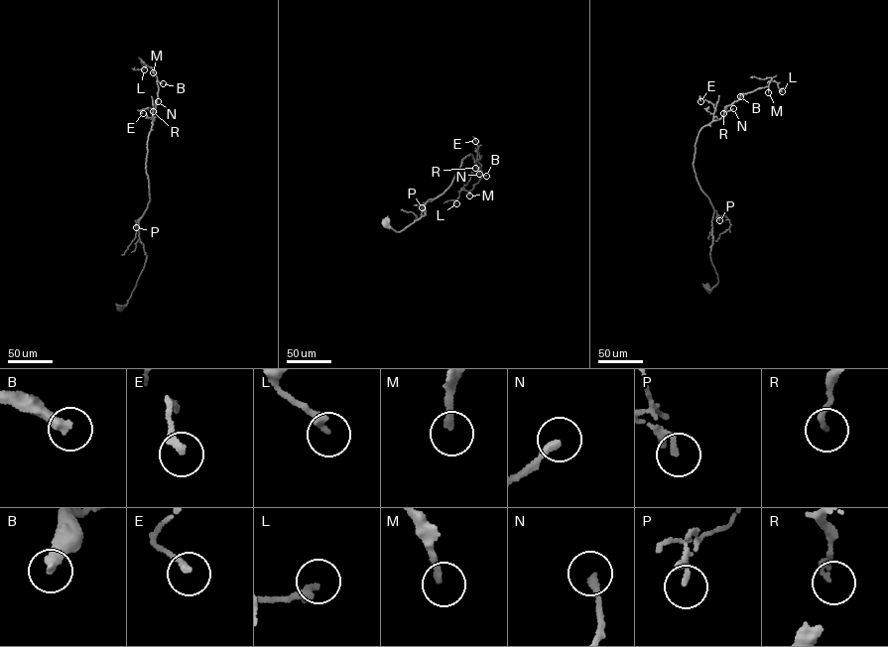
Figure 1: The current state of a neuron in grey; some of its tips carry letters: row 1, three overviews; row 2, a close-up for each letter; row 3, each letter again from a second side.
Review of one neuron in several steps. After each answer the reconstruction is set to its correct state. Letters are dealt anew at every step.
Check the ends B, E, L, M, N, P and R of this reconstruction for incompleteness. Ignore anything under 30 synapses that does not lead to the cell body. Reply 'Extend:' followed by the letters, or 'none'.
Extend: B, M

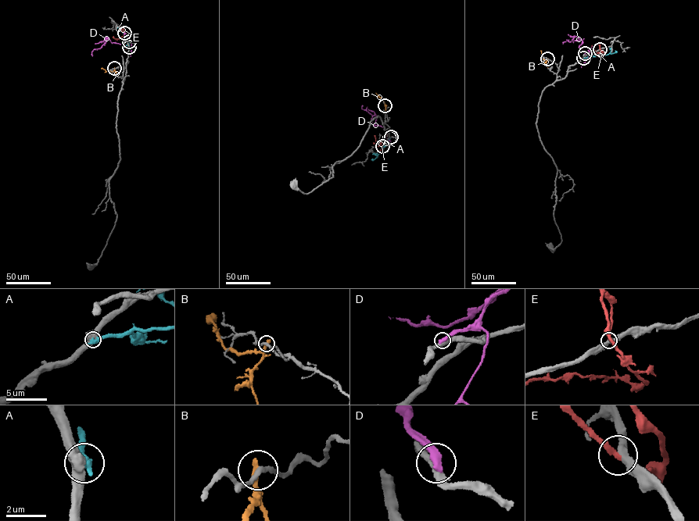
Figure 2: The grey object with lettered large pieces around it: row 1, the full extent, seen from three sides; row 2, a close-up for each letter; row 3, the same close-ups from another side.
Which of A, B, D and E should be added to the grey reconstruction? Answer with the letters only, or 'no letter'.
E

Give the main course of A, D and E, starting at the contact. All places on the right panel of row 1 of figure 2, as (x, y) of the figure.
A: (583, 58), (617, 51)
D: (585, 53), (593, 47), (586, 51), (579, 51), (581, 40), (570, 42), (568, 40), (563, 44)
E: (600, 49), (599, 43), (604, 53), (595, 52), (590, 54), (589, 58), (579, 58)

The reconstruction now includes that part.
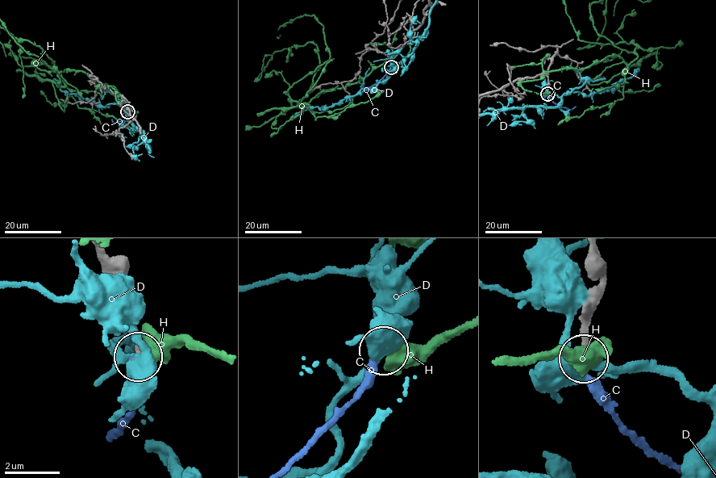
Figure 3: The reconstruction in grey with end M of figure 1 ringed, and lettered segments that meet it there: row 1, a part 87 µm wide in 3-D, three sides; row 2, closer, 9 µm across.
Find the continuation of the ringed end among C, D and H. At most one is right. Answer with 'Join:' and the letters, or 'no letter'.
Join: no letter

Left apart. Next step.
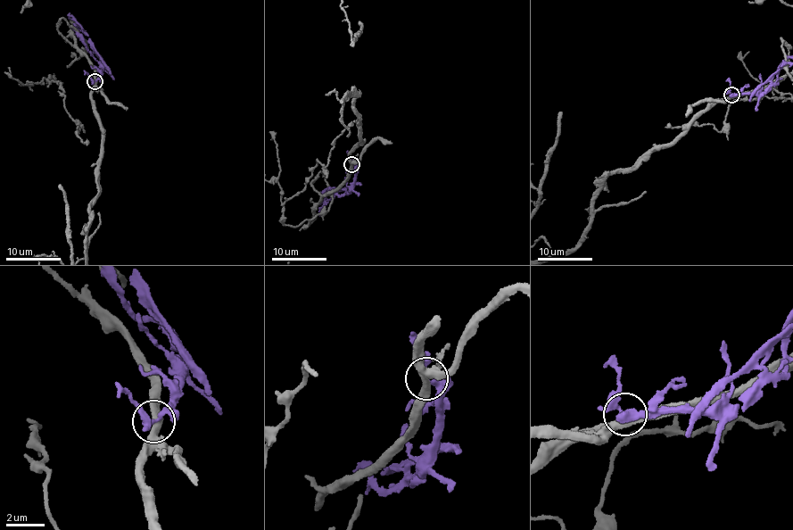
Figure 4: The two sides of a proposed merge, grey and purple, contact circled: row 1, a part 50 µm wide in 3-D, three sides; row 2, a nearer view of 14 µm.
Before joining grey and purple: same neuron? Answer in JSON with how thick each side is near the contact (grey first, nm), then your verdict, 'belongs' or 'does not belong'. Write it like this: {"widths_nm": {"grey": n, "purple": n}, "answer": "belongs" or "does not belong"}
{"widths_nm": {"grey": 400, "purple": 200}, "answer": "does not belong"}

